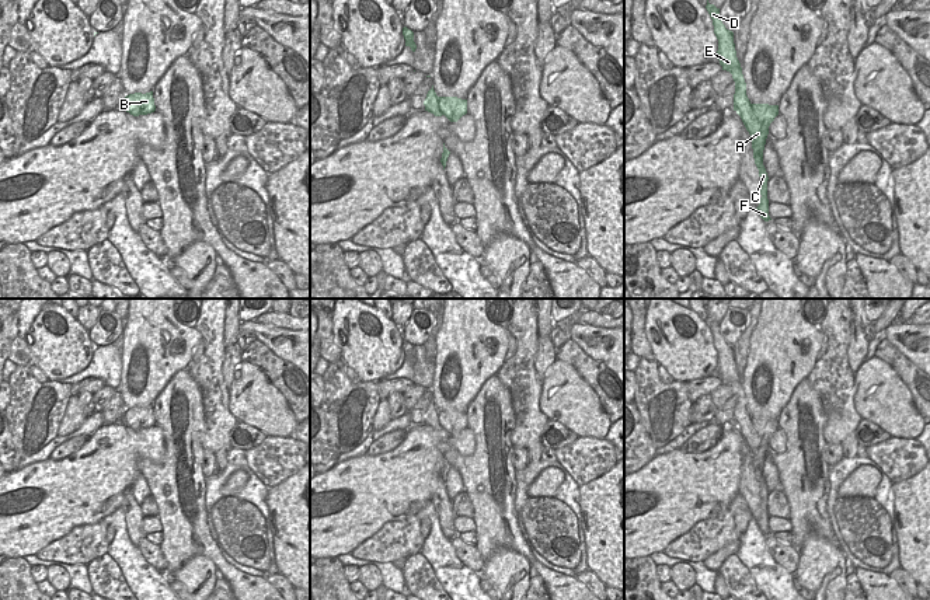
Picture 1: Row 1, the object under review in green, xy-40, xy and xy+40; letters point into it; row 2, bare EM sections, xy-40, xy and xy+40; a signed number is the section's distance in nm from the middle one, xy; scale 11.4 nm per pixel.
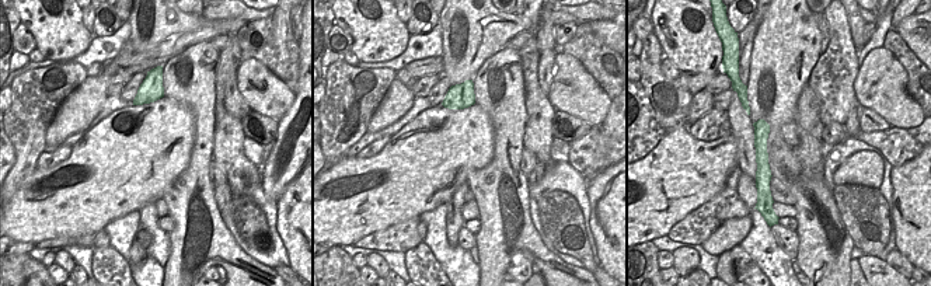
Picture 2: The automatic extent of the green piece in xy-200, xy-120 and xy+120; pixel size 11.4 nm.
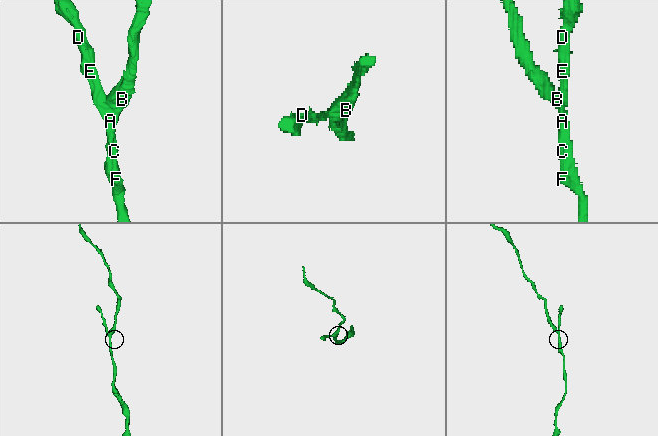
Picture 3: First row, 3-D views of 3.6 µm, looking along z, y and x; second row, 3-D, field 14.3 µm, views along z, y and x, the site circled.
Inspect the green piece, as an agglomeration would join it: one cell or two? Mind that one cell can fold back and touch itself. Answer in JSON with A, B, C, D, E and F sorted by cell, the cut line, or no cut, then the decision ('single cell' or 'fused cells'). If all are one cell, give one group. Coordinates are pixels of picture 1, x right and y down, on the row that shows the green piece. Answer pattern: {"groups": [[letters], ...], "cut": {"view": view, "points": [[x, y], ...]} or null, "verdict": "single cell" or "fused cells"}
{"groups": [["A", "B", "C", "F"], ["D", "E"]], "cut": {"view": "xy", "points": [[441, 97], [434, 107], [425, 110]]}, "verdict": "fused cells"}

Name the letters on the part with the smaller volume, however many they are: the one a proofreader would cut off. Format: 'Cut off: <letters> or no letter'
Cut off: D, E

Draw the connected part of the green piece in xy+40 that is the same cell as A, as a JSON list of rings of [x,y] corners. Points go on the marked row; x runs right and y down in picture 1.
[[[750,104],[749,108],[736,111],[736,114],[741,116],[746,130],[752,137],[753,158],[759,170],[762,198],[756,209],[760,217],[764,221],[769,221],[771,220],[769,216],[769,199],[767,199],[769,177],[763,165],[763,150],[769,135],[769,126],[779,115],[779,105]]]

